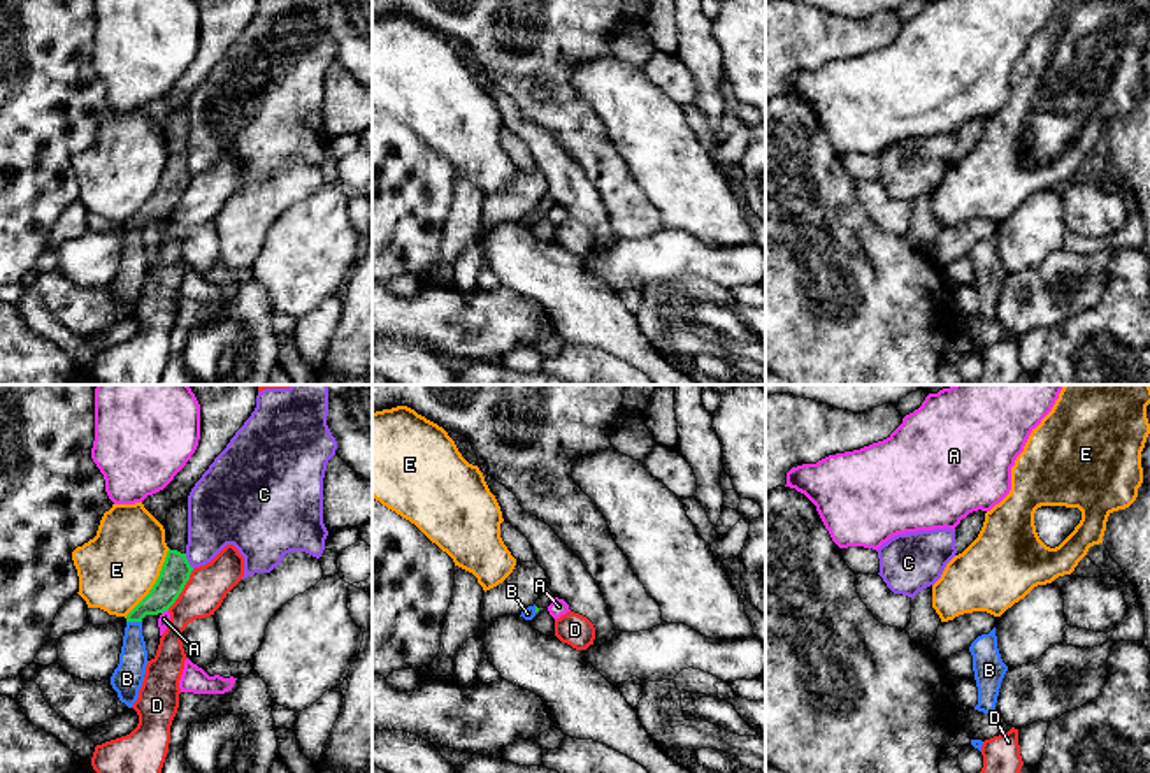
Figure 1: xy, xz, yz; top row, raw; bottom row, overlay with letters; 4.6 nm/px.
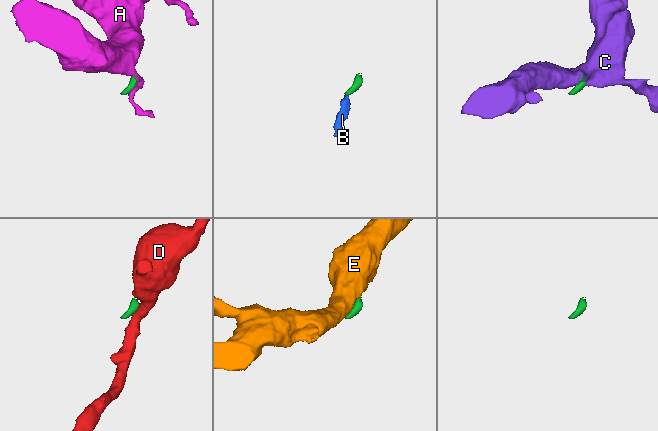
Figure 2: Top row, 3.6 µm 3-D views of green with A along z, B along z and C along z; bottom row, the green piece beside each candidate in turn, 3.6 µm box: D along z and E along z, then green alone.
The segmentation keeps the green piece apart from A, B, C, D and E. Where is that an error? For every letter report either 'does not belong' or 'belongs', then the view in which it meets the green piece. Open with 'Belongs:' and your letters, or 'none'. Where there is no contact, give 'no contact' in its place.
Belongs: B
A: does not belong; meets green in xy
B: belongs; meets green in xy
C: does not belong; meets green in xy
D: does not belong; meets green in xy
E: does not belong; meets green in xy

